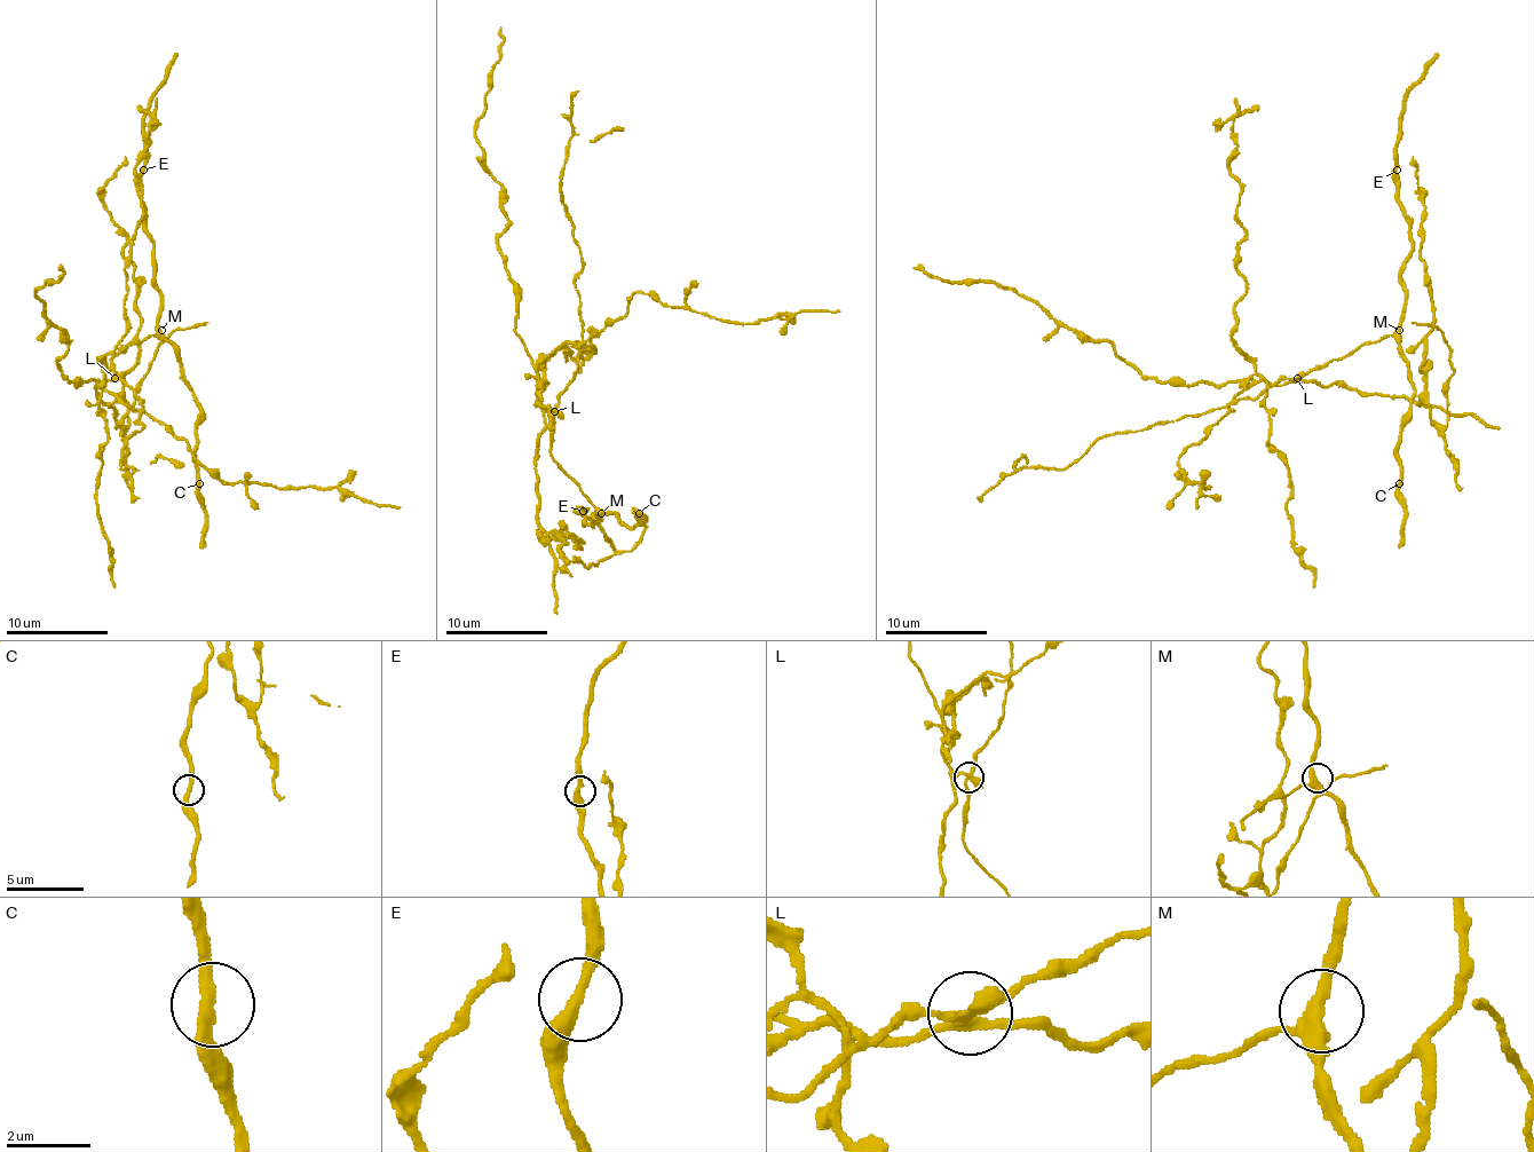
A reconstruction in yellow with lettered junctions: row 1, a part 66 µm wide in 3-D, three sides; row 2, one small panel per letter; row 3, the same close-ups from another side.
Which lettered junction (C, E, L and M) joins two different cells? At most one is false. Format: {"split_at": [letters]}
{"split_at": ["L"]}

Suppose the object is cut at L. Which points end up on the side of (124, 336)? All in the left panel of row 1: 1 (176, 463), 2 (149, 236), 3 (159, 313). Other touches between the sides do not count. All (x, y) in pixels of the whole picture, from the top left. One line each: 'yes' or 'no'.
1: no
2: no
3: no

